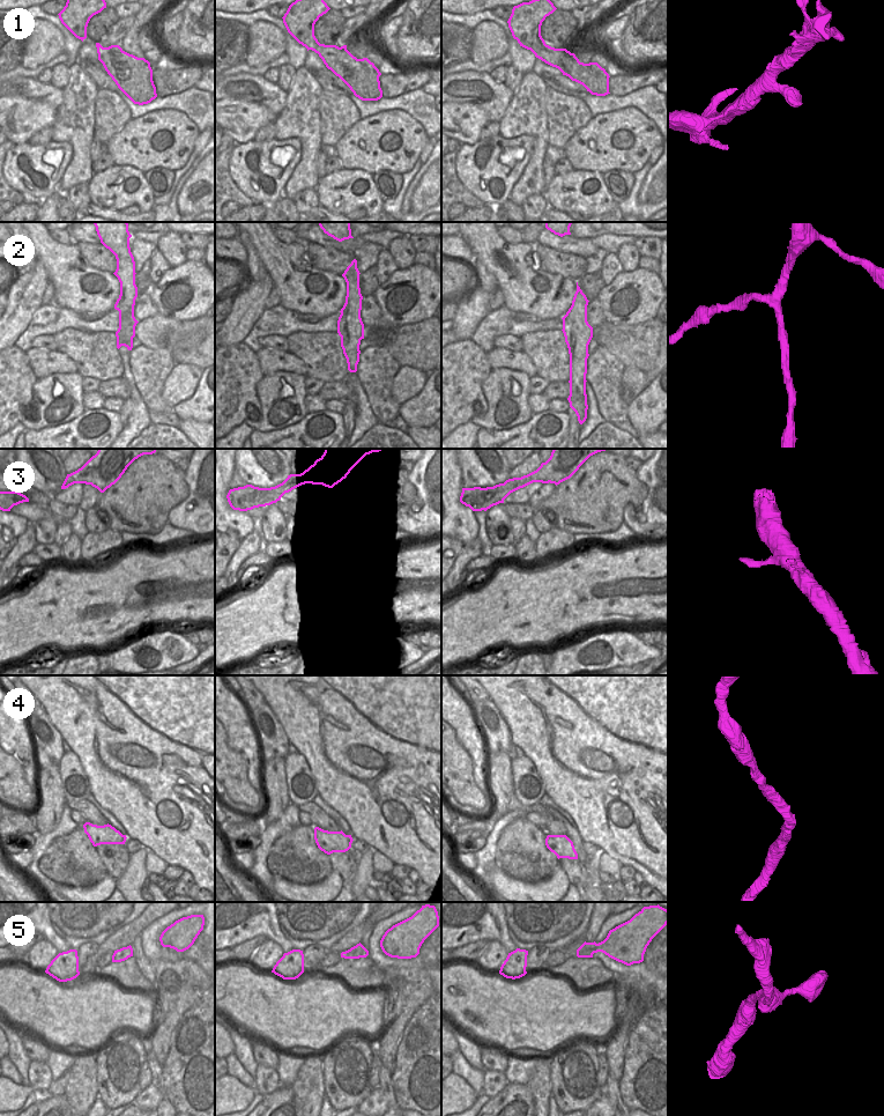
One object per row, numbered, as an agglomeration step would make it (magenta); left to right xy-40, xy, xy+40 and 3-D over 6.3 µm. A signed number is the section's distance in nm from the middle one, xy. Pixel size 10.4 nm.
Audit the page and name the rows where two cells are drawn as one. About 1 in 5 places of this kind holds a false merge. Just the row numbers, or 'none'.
none

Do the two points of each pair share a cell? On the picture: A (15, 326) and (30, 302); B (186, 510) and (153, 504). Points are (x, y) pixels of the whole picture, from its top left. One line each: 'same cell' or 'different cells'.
A: same cell
B: different cells

